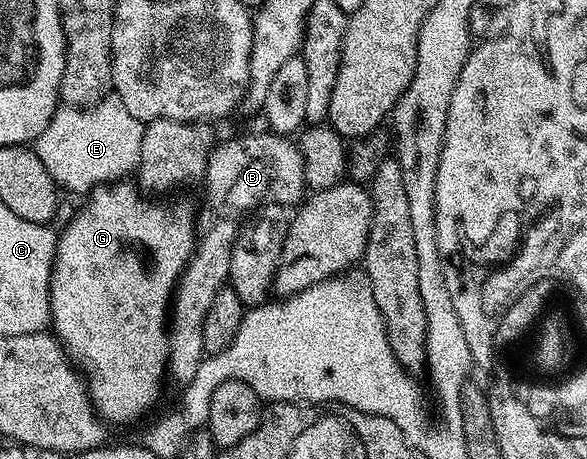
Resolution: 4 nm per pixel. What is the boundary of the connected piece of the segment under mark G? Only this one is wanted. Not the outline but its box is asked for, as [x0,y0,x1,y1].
[50,178,196,424]

